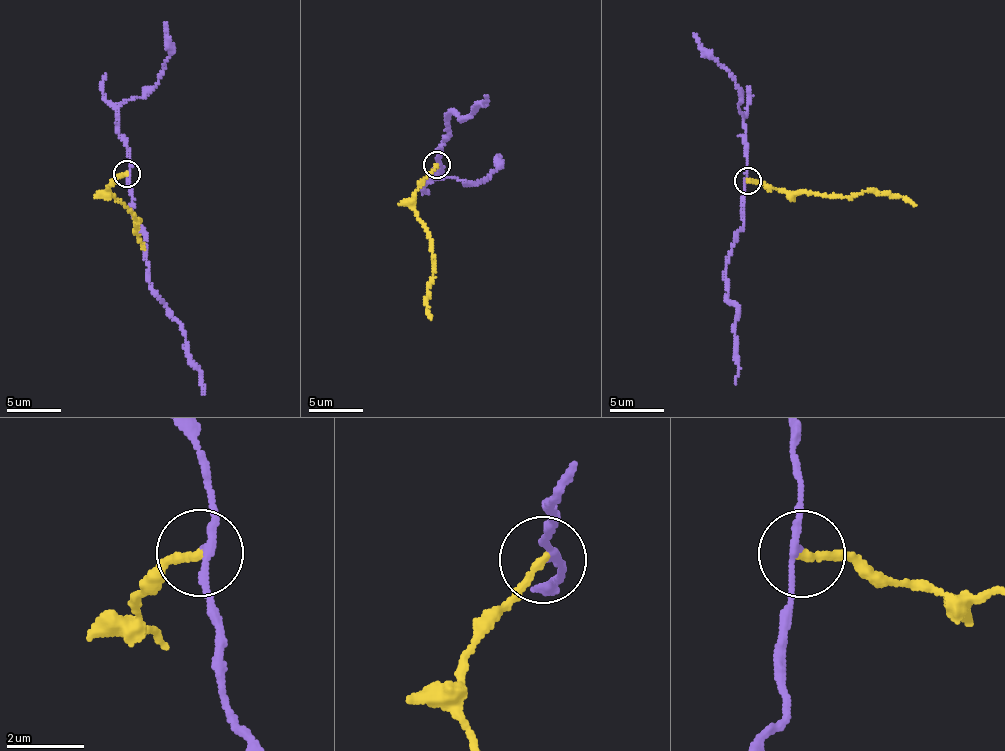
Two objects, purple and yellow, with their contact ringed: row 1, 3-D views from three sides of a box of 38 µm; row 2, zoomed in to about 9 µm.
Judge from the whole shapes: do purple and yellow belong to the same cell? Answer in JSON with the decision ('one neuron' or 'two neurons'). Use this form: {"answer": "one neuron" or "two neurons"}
{"answer": "two neurons"}

